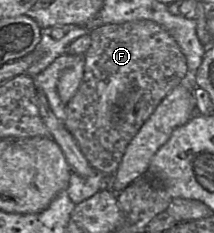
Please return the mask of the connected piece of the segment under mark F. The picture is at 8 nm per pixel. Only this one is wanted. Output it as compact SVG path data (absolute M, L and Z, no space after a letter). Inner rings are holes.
M149 20L105 24L90 32L91 45L86 51L82 82L66 105L65 128L75 139L88 163L100 174L111 178L117 171L127 146L163 99L177 85L188 80L184 54L172 35Z

